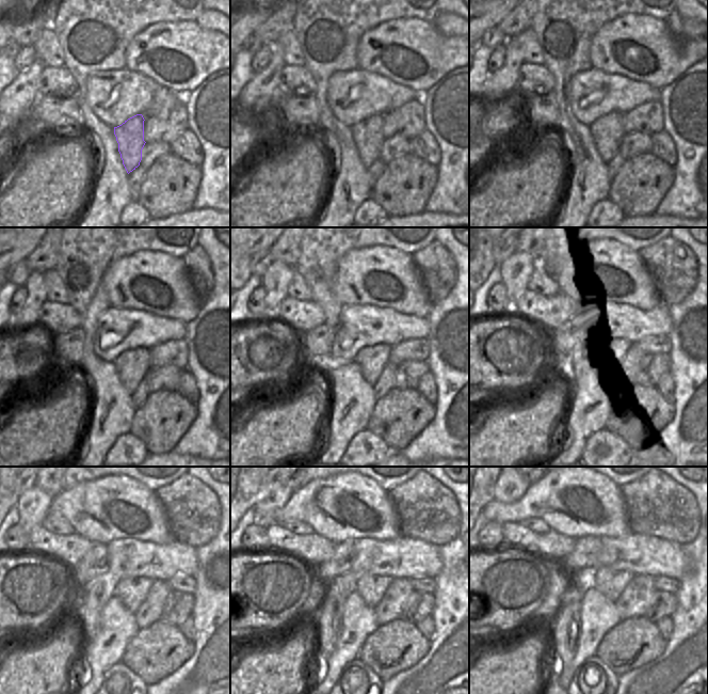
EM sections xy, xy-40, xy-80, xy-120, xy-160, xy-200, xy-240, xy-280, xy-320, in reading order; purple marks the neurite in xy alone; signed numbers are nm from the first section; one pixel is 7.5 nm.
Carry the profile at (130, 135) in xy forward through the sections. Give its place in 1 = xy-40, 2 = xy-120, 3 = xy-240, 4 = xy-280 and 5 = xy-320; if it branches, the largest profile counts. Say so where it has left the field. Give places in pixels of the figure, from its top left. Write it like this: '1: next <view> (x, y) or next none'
1: next xy-40 (368, 133)
2: next xy-120 (132, 364)
3: next xy-240 (132, 590)
4: next xy-280 (371, 587)
5: next xy-320 (610, 582)

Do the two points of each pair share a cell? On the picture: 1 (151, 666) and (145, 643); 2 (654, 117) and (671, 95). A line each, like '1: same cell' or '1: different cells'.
1: same cell
2: different cells

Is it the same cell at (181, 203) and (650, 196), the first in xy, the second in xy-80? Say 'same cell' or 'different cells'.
same cell

